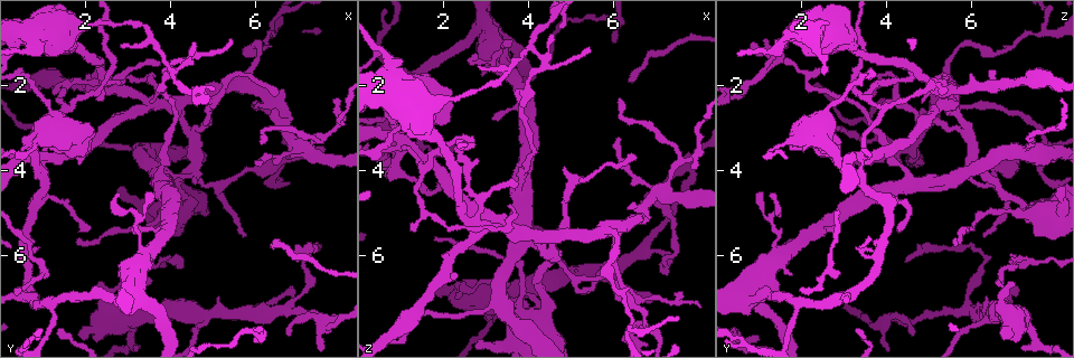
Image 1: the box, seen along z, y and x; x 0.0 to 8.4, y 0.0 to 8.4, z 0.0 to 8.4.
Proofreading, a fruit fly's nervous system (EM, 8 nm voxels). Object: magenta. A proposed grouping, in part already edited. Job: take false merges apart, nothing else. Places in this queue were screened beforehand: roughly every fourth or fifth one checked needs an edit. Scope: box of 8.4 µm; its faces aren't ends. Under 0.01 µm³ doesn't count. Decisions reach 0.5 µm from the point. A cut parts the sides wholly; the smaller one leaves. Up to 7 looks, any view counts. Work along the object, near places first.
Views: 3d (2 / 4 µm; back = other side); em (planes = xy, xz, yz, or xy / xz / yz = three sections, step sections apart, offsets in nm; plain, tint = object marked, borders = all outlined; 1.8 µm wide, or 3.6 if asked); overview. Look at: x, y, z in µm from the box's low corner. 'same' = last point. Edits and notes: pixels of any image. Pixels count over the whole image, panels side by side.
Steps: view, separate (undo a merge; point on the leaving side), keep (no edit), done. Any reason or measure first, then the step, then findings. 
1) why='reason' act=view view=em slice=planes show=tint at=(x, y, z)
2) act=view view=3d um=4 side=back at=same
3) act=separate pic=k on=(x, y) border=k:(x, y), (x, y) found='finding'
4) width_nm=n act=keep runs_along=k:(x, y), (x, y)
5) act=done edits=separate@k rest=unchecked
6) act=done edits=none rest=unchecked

why='looks like a crossing' act=view view=3d um=4 at=(3.05, 7.00, 0.70)

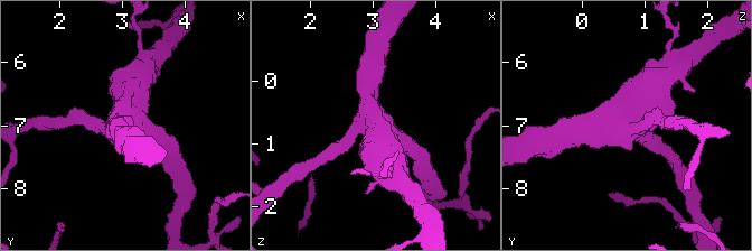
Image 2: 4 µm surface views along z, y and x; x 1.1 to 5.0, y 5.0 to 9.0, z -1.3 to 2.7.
arms=4 act=view view=em um=3.6 slice=xz step=8 show=tint at=(3.00, 7.00, 0.70)

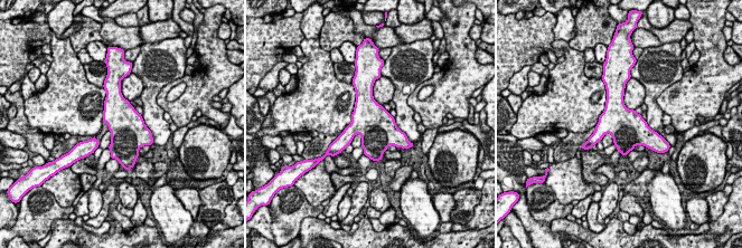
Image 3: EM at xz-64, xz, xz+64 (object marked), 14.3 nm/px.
why='another direction' act=view view=em um=3.6 slice=planes show=borders at=same

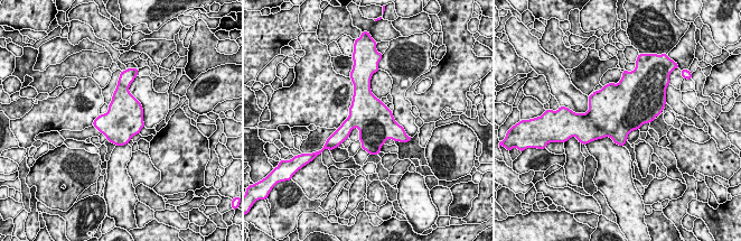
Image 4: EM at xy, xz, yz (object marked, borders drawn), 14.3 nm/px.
width_nm=550 act=keep found='one cell here'

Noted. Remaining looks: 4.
why='two arms in line, one across' act=view view=3d um=2 at=(4.05, 1.60, 1.10)

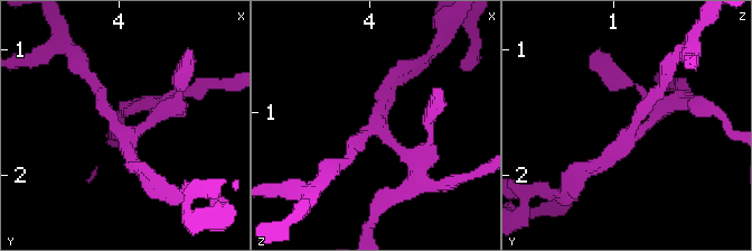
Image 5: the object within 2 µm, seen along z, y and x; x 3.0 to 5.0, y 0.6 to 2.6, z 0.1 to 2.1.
why='need the tissue' act=view view=em um=3.6 slice=yz step=8 show=tint at=(4.04, 1.66, 1.14)

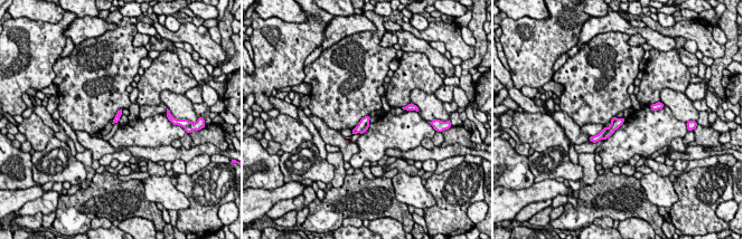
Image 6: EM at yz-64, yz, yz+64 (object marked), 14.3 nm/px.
act=separate pic=6 on=(619, 122) part_leaving=6:(622, 120), (605, 136) found='a second cell is stuck on'

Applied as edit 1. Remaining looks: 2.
why='abrupt turn' act=view view=3d um=4 at=(6.85, 3.45, 7.75)

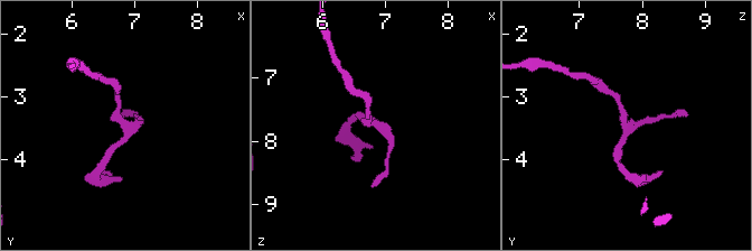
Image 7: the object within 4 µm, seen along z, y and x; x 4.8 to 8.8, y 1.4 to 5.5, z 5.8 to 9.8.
act=view view=em slice=planes show=tint at=(6.75, 3.45, 7.75)

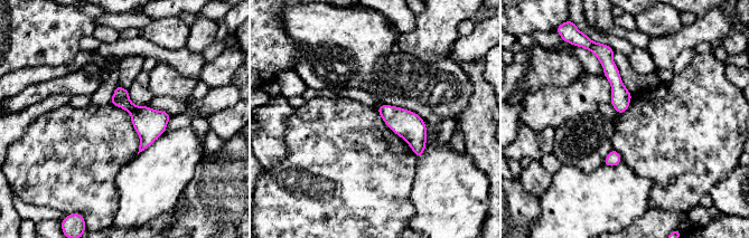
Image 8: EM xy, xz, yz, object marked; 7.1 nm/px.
width_nm=140 act=keep runs_along=8:(609, 53), (620, 110) found='all the same cell'

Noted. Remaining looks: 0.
act=done edits=separate@6 rest=unchecked

